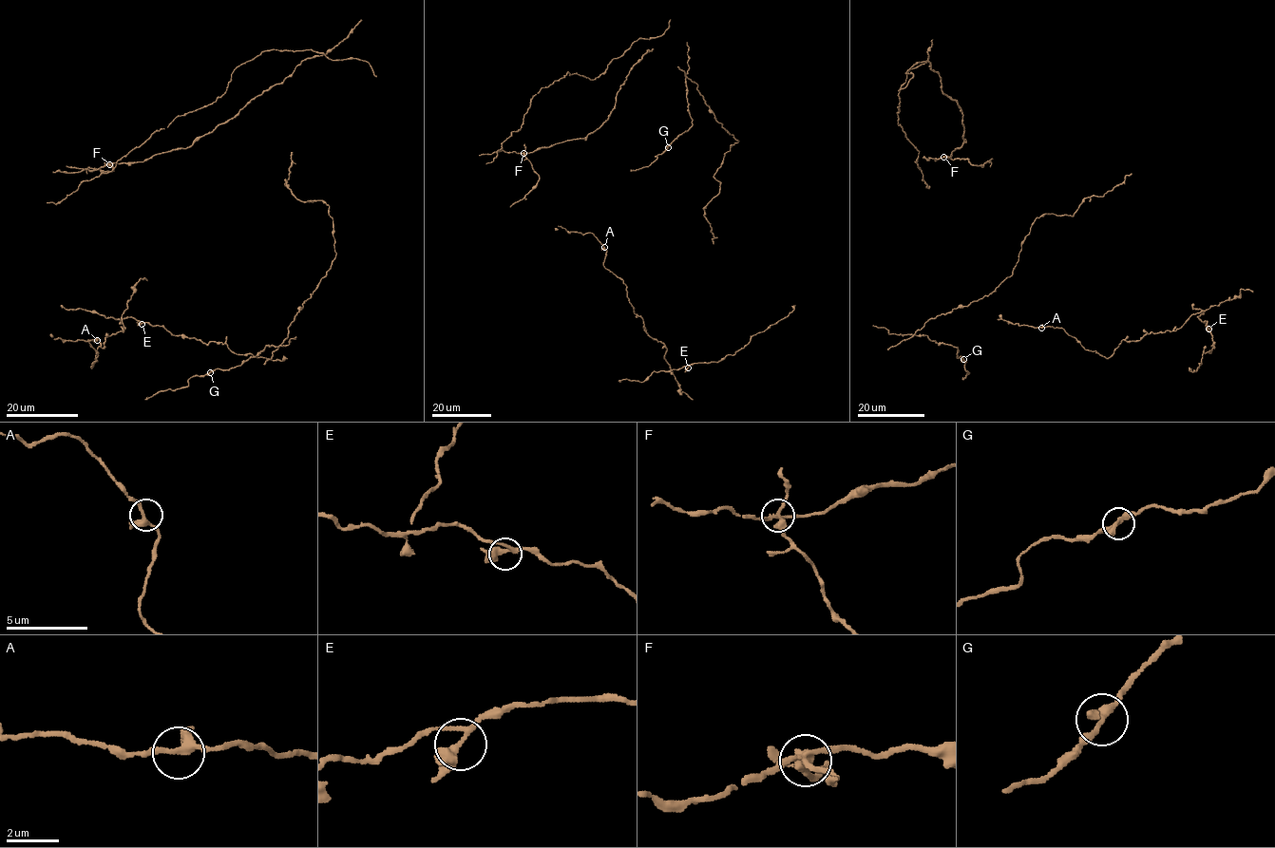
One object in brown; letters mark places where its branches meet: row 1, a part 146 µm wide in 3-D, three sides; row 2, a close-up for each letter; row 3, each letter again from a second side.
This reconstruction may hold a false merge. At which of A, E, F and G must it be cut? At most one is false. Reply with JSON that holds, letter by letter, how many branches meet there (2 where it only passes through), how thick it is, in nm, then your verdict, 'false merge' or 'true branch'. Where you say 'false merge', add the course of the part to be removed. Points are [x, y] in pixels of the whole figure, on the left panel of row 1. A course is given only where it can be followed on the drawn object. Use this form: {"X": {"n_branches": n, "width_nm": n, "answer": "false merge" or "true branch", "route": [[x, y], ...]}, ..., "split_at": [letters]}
{"A": {"n_branches": 3, "width_nm": 280, "answer": "true branch"}, "E": {"n_branches": 4, "width_nm": 320, "answer": "true branch"}, "F": {"n_branches": 4, "width_nm": 300, "answer": "false merge", "route": [[109, 164], [113, 170], [66, 166]]}, "G": {"n_branches": 3, "width_nm": 240, "answer": "true branch"}, "split_at": ["F"]}

